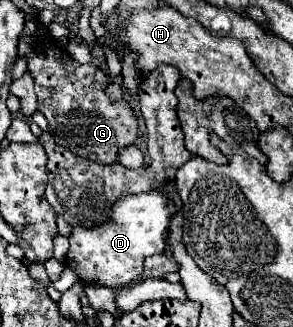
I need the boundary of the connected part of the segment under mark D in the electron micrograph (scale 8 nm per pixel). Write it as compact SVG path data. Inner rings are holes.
M138 193L118 199L104 223L96 227L74 225L68 235L70 249L66 253L66 267L70 267L84 285L122 287L142 273L142 261L148 255L164 253L166 229L174 215L174 205L162 193Z

